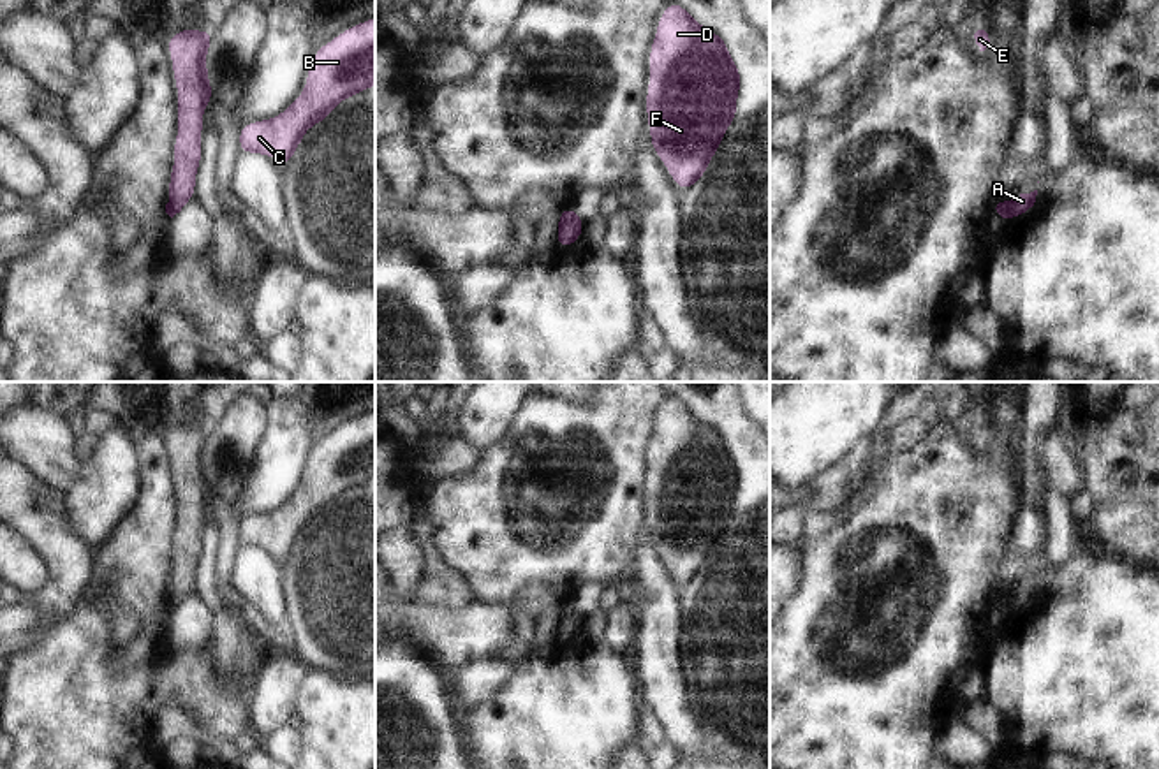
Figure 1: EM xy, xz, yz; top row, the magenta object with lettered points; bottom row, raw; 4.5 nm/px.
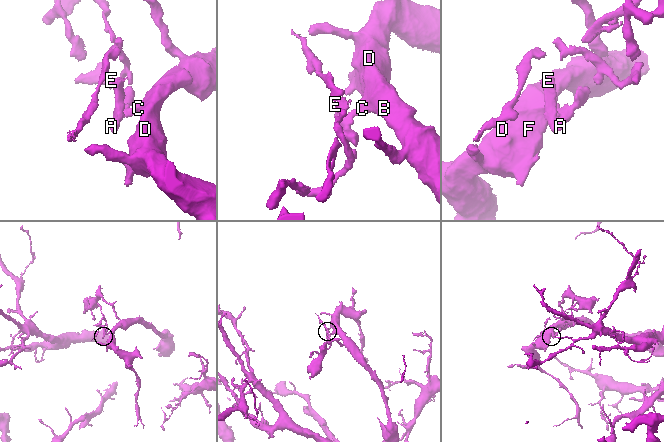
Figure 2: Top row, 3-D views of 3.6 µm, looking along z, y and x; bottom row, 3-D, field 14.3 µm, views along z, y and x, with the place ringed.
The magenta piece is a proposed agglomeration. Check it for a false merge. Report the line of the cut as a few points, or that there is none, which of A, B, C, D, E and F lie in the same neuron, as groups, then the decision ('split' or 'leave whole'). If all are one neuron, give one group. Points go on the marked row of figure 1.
xz (561, 212), (564, 217), (576, 217) | A B C D F / E | split

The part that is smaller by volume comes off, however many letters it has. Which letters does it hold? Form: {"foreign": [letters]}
{"foreign": ["E"]}

